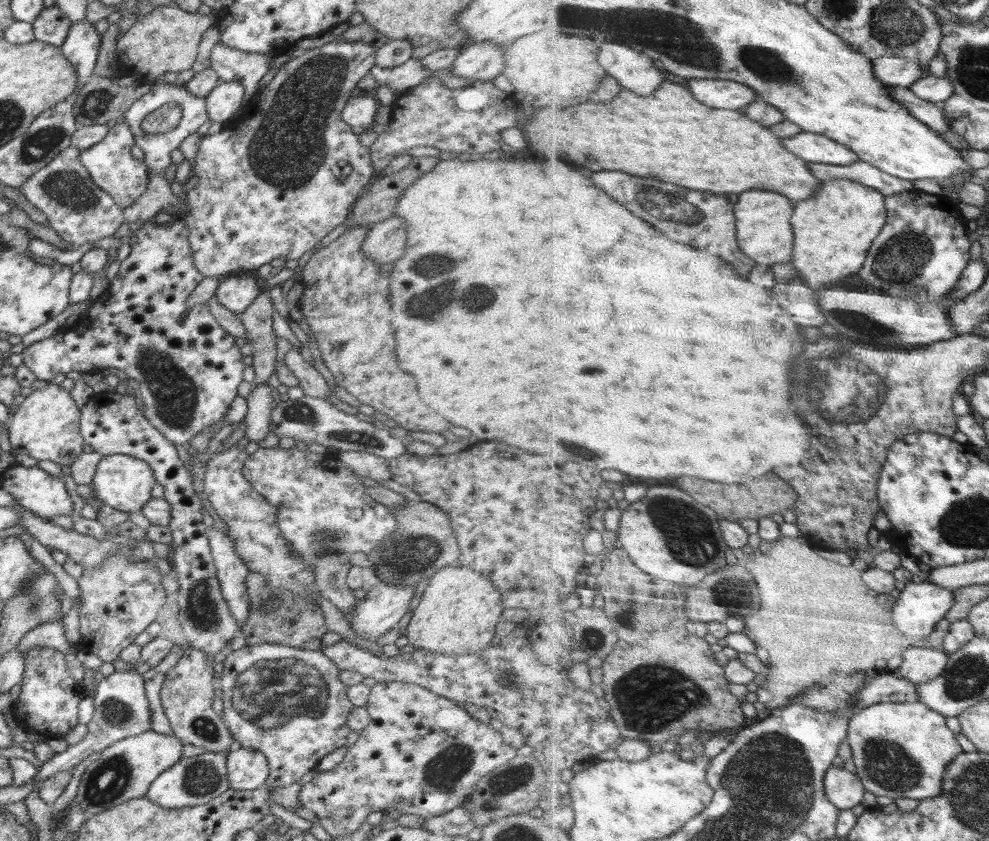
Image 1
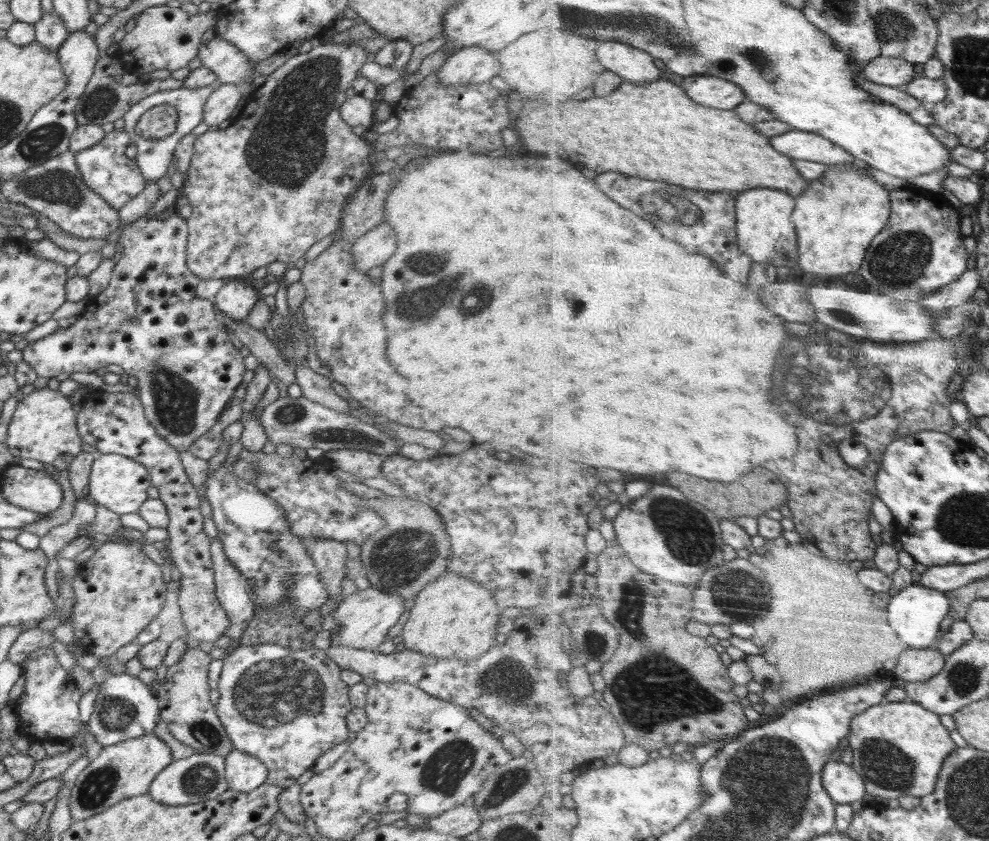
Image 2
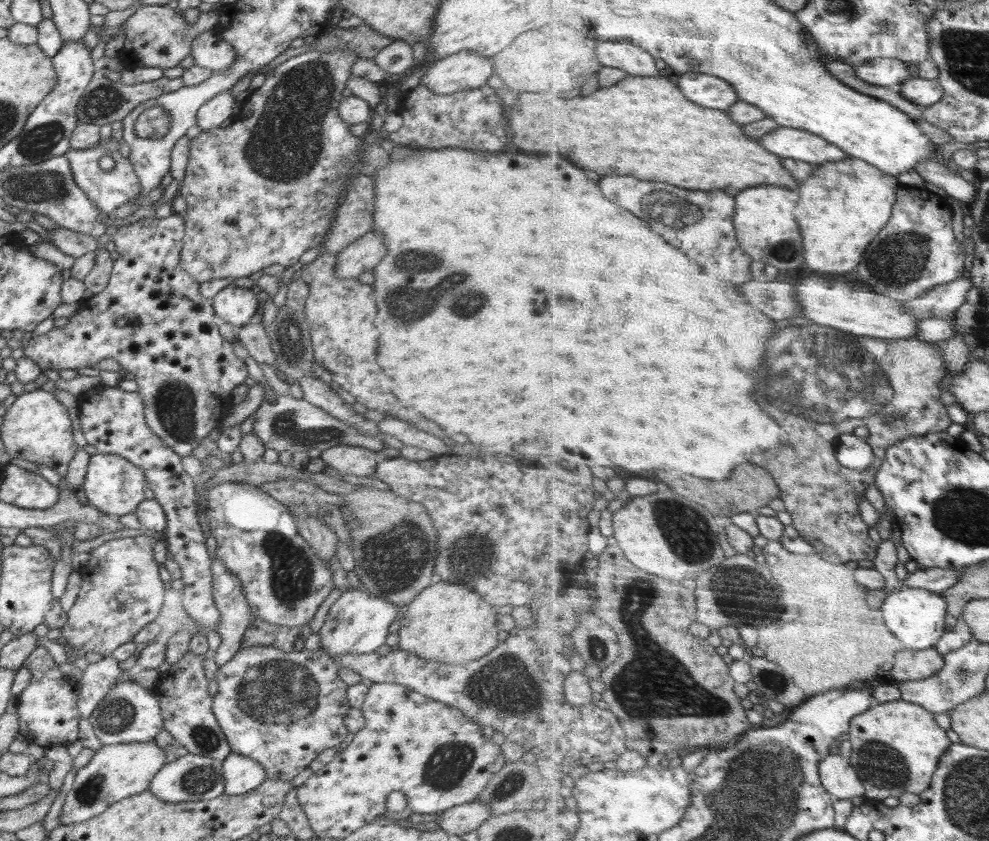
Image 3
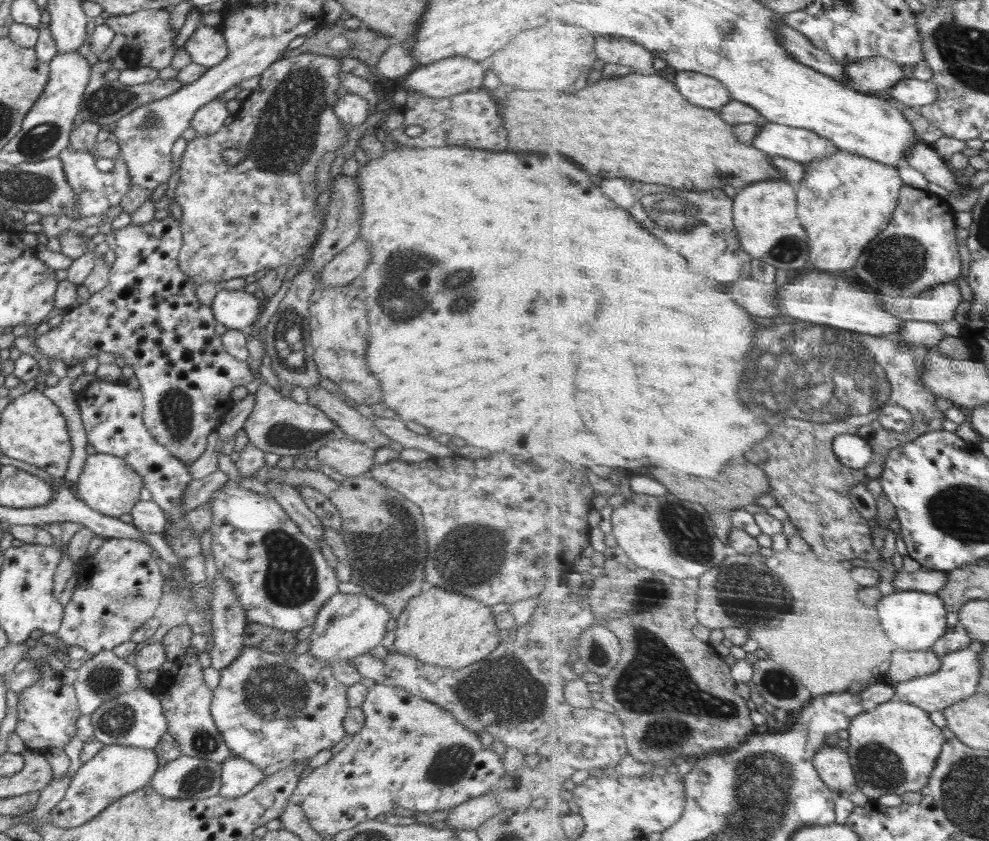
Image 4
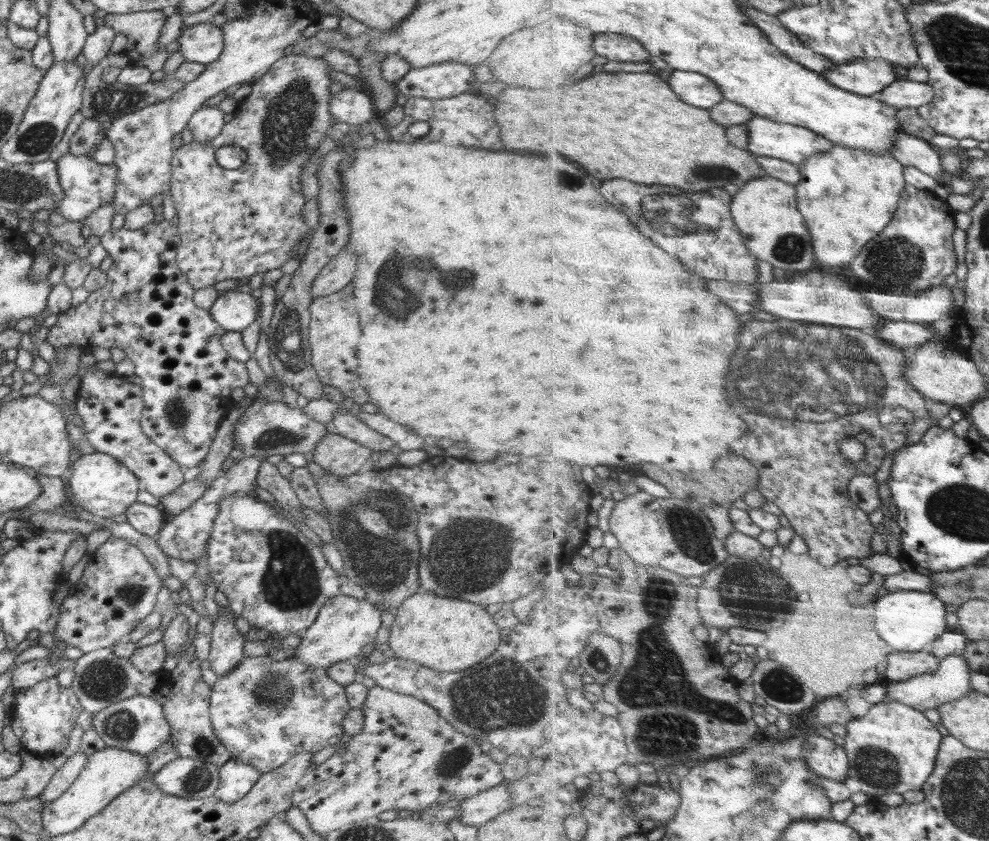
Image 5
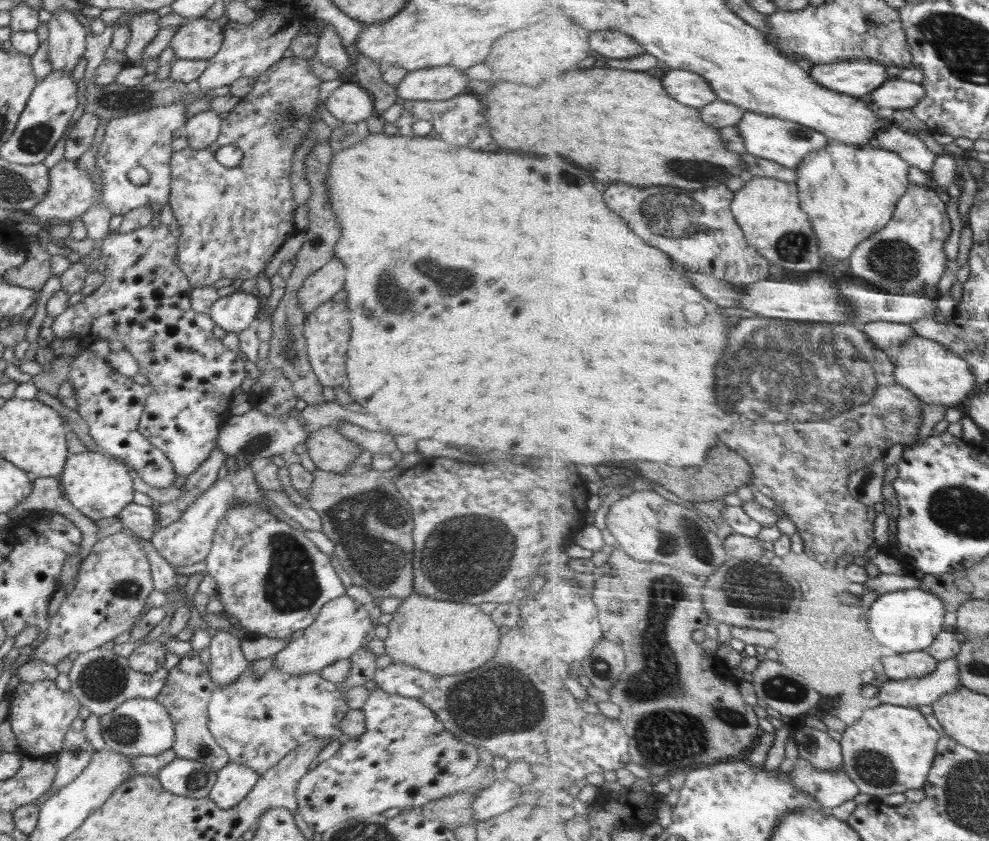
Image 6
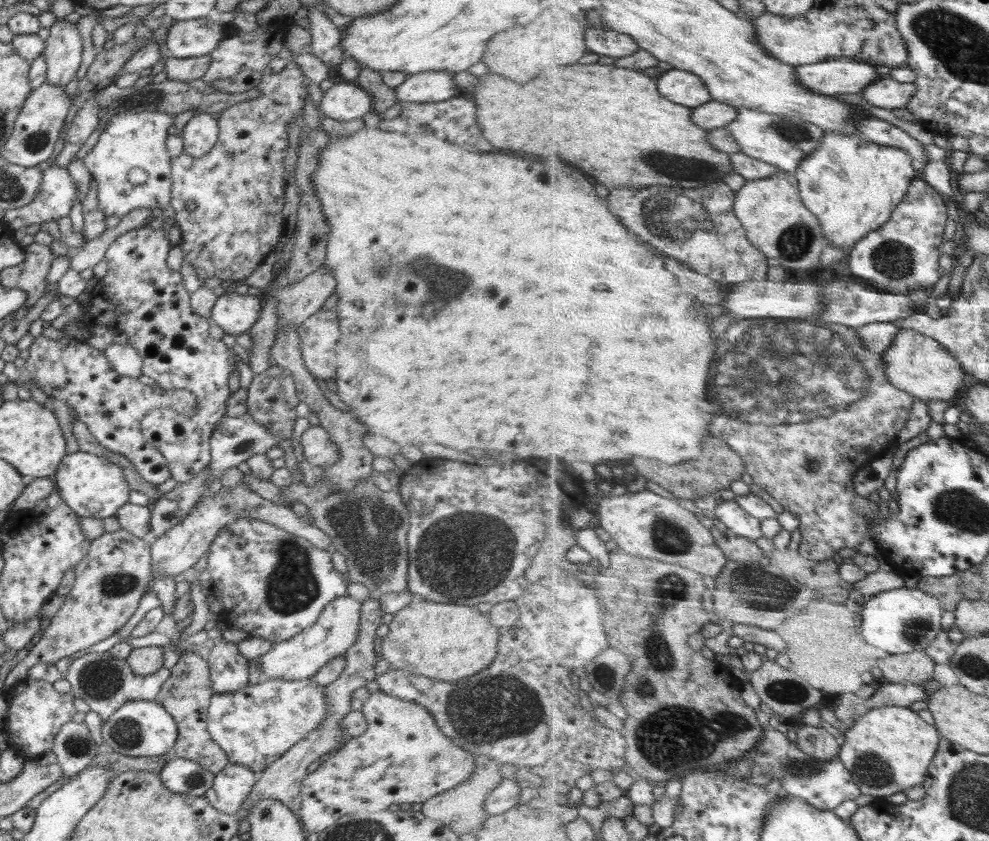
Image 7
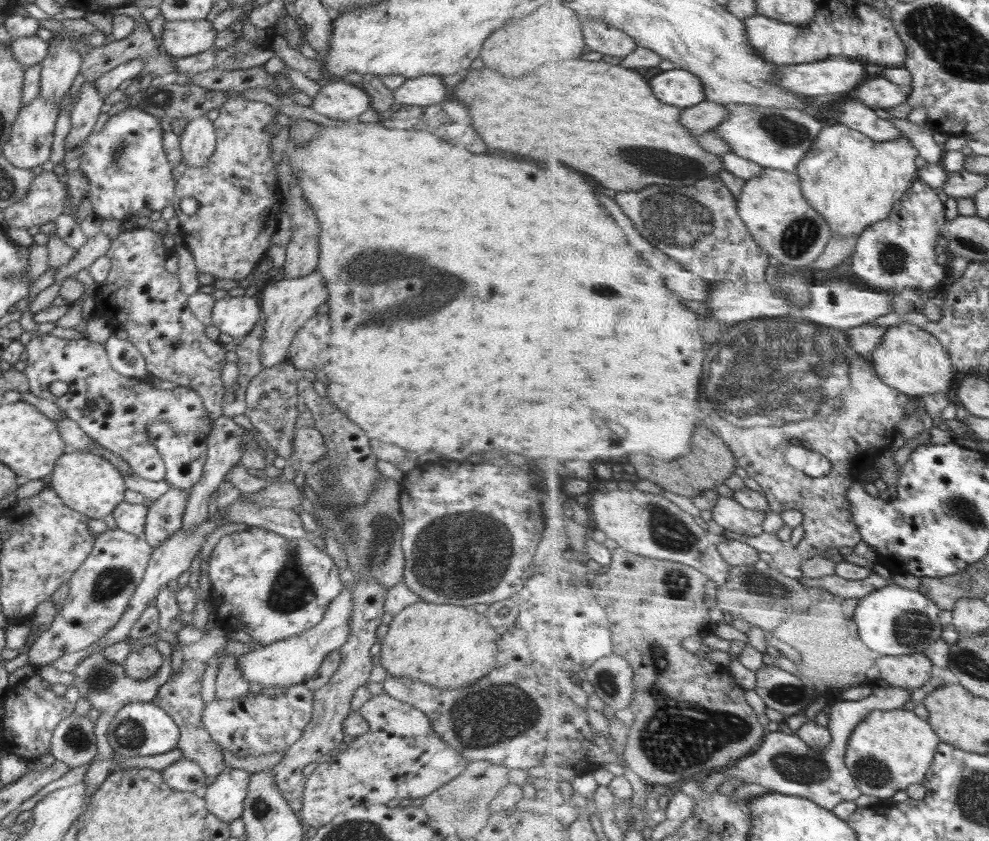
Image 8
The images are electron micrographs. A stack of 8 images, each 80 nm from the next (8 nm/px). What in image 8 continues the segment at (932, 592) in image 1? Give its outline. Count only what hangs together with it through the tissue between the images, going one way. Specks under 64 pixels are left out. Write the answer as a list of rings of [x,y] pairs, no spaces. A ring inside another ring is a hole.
[[[896,583],[875,590],[860,600],[853,622],[861,639],[872,649],[885,655],[902,656],[924,653],[942,638],[942,607],[921,589],[911,590]]]

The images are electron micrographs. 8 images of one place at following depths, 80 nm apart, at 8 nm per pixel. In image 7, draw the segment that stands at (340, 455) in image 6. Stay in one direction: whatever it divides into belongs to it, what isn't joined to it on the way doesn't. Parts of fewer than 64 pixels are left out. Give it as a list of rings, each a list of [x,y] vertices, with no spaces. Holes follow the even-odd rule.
[[[311,425],[301,435],[300,444],[305,460],[316,469],[334,464],[339,458],[339,448],[330,440],[330,435],[319,425]]]

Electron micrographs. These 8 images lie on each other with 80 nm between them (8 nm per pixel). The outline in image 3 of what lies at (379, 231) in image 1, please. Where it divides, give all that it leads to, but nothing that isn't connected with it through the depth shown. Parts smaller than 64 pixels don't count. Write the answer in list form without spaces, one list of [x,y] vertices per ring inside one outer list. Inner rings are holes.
[[[381,232],[363,234],[337,254],[335,275],[338,279],[356,279],[362,272],[371,271],[386,253]]]

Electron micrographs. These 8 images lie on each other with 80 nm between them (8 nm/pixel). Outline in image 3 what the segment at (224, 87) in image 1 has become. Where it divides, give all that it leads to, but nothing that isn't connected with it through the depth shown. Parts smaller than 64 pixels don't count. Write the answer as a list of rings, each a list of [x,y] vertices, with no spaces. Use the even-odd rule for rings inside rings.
[[[229,90],[217,94],[198,109],[196,125],[203,131],[218,128],[228,118],[234,118],[234,103],[236,100]]]

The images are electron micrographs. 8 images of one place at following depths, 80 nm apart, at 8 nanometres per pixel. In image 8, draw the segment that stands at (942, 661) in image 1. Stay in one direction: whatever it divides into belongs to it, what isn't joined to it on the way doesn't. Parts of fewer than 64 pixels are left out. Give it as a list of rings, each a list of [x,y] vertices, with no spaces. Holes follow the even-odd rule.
[[[925,653],[902,656],[885,655],[877,662],[881,678],[891,686],[922,688],[934,678],[934,661]]]

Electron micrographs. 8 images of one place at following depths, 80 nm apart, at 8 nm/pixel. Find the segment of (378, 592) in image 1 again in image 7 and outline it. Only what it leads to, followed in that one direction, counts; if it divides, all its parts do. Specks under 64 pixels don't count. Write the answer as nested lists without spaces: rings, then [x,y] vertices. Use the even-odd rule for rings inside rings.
[[[346,594],[330,601],[318,620],[288,640],[276,643],[268,652],[256,657],[258,670],[265,678],[304,680],[313,677],[329,660],[342,655],[358,638],[361,602]]]

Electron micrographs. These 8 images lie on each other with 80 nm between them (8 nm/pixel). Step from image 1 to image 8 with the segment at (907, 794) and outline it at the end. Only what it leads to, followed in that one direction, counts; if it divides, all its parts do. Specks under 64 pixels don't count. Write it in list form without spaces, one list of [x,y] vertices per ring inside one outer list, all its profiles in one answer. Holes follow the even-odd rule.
[[[875,710],[854,731],[846,764],[864,795],[892,799],[898,792],[910,789],[912,784],[926,781],[942,743],[933,723],[913,710]]]

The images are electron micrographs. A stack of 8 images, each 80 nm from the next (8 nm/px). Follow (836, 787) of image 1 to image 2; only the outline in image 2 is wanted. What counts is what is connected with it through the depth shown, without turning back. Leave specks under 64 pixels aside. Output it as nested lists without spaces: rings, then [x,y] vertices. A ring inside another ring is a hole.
[[[832,760],[823,776],[826,790],[837,804],[862,801],[868,794],[866,780],[846,762]]]

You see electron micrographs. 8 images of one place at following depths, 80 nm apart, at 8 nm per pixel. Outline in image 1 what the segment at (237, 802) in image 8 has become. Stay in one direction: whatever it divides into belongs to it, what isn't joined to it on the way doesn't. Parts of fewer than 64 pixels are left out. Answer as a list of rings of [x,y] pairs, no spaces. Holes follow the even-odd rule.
[[[235,746],[226,754],[227,780],[233,790],[255,790],[265,785],[269,776],[268,760],[257,750]]]

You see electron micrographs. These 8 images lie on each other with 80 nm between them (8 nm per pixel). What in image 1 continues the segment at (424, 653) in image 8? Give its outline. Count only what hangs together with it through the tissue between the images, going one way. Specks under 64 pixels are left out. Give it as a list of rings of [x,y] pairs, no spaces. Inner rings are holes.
[[[458,564],[436,571],[429,579],[418,606],[412,612],[405,636],[410,649],[442,654],[478,654],[490,646],[495,626],[504,610],[501,594],[492,581]]]

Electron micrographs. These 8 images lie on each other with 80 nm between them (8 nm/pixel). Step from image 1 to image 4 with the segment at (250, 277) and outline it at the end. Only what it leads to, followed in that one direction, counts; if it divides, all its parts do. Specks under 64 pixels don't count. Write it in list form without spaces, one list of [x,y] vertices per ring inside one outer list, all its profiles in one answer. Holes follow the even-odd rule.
[[[220,290],[211,305],[214,317],[227,329],[245,332],[260,318],[263,302],[242,290]]]

